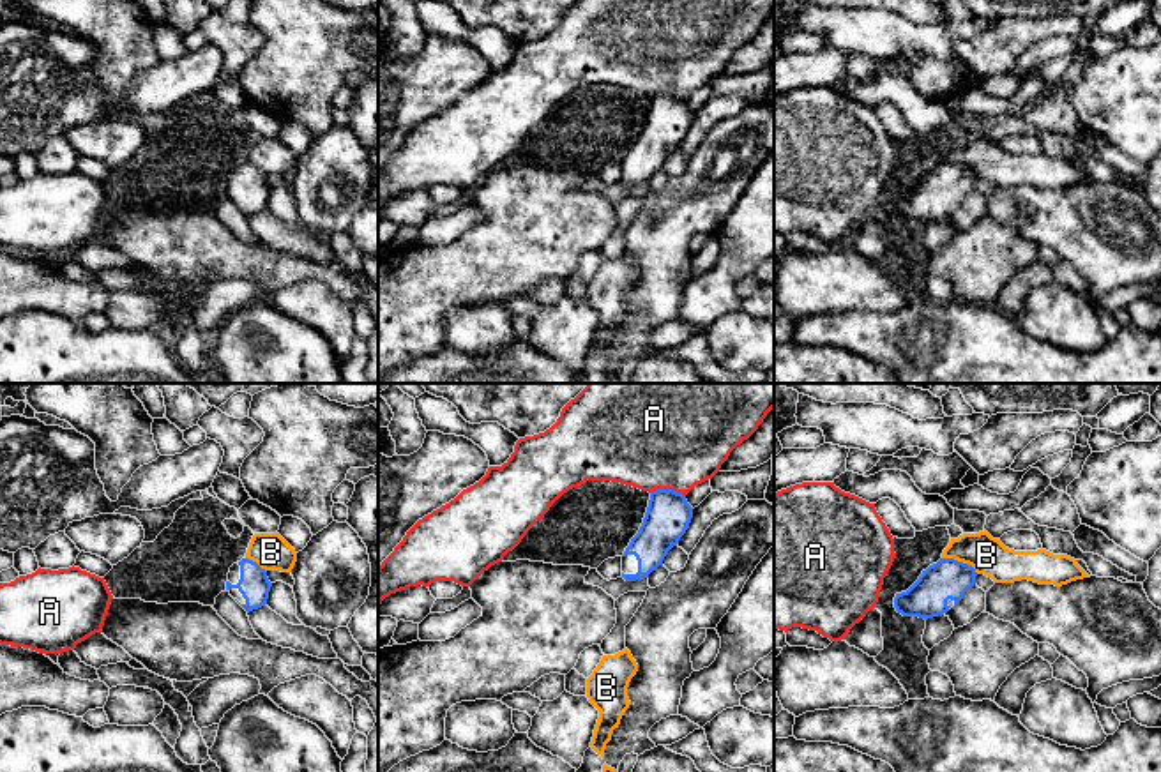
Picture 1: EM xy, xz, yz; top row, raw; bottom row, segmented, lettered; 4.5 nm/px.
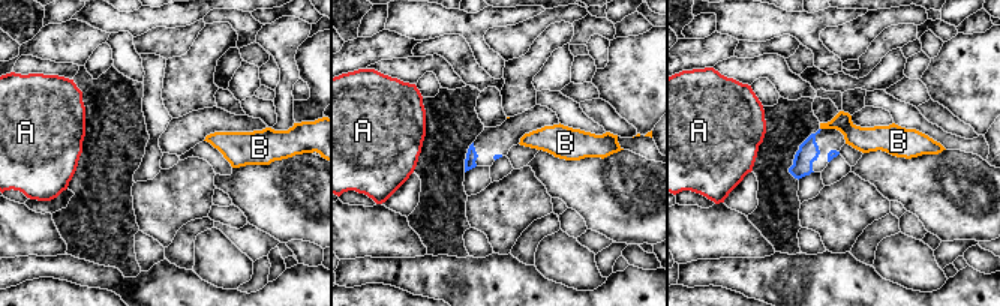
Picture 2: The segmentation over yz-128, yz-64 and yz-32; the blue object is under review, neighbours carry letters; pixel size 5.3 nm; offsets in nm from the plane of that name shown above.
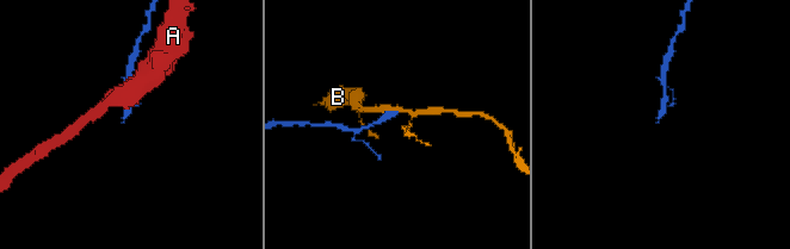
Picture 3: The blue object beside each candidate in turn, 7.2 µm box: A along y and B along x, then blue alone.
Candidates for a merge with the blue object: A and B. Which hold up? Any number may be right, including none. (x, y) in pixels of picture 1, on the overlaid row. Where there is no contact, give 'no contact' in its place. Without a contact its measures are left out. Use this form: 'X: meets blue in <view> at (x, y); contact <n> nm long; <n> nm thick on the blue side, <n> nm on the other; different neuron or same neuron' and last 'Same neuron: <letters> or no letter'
A: meets blue in xz at (668, 490); contact 160 nm long; 200 nm thick on the blue side, 500 nm on the other; different neuron
B: meets blue in yz at (960, 562); contact 180 nm long; 180 nm thick on the blue side, 170 nm on the other; different neuron
Same neuron: no letter

